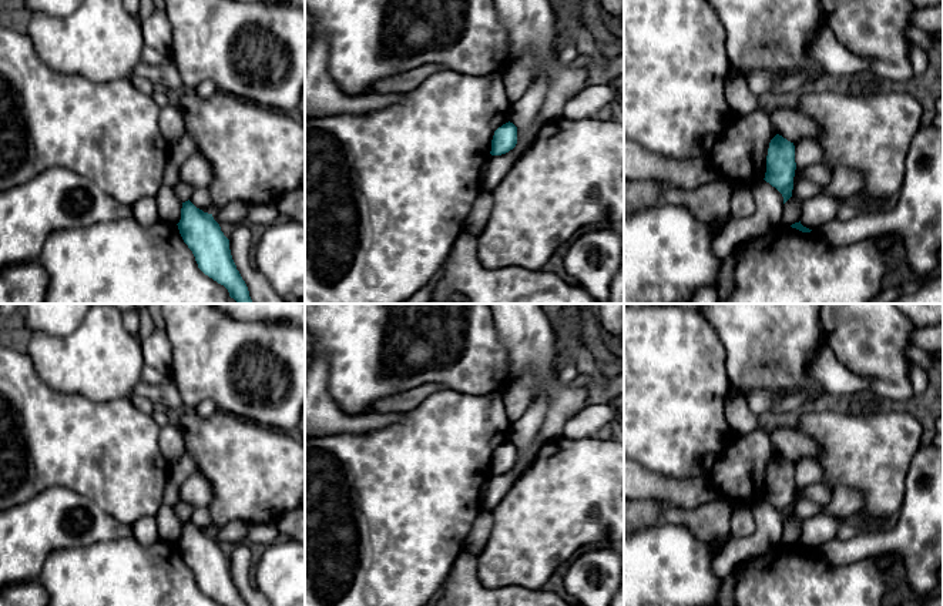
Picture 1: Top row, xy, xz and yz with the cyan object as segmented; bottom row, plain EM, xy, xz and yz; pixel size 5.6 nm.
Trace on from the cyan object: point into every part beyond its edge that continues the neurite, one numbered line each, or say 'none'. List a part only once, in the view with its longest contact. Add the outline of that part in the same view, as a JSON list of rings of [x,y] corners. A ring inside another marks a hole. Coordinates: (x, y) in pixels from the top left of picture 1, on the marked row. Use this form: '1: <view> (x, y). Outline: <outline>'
none

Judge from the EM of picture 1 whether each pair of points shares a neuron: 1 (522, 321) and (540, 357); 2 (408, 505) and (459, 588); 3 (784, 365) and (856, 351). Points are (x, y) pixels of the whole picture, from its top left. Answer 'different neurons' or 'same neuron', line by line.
1: same neuron
2: different neurons
3: different neurons

